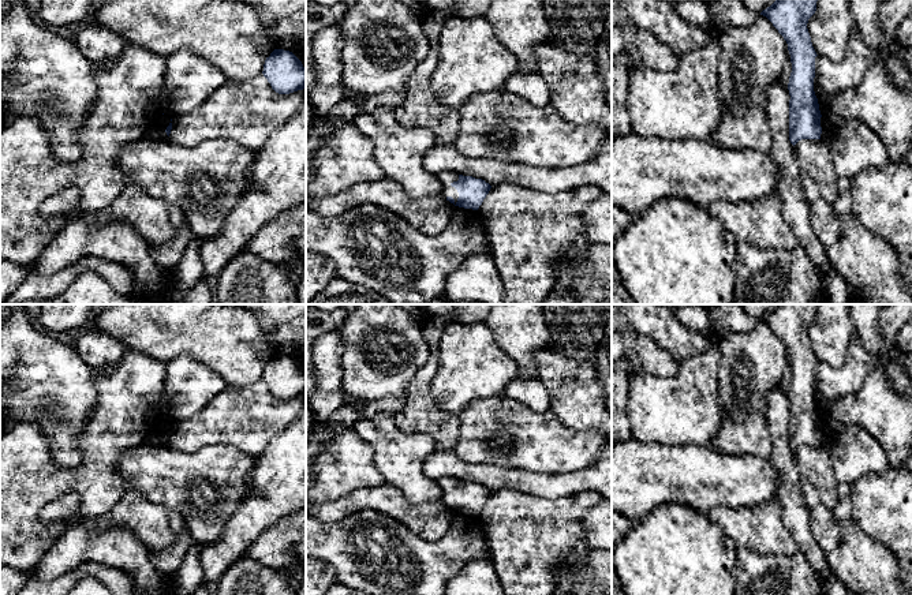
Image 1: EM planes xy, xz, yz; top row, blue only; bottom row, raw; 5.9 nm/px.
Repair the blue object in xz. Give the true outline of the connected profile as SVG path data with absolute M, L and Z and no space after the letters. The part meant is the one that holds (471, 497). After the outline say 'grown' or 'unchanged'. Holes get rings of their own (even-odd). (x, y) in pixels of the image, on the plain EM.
M445 476L437 480L442 501L455 512L478 516L491 491L482 484Z; grown

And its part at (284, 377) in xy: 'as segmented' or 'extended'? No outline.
as segmented

